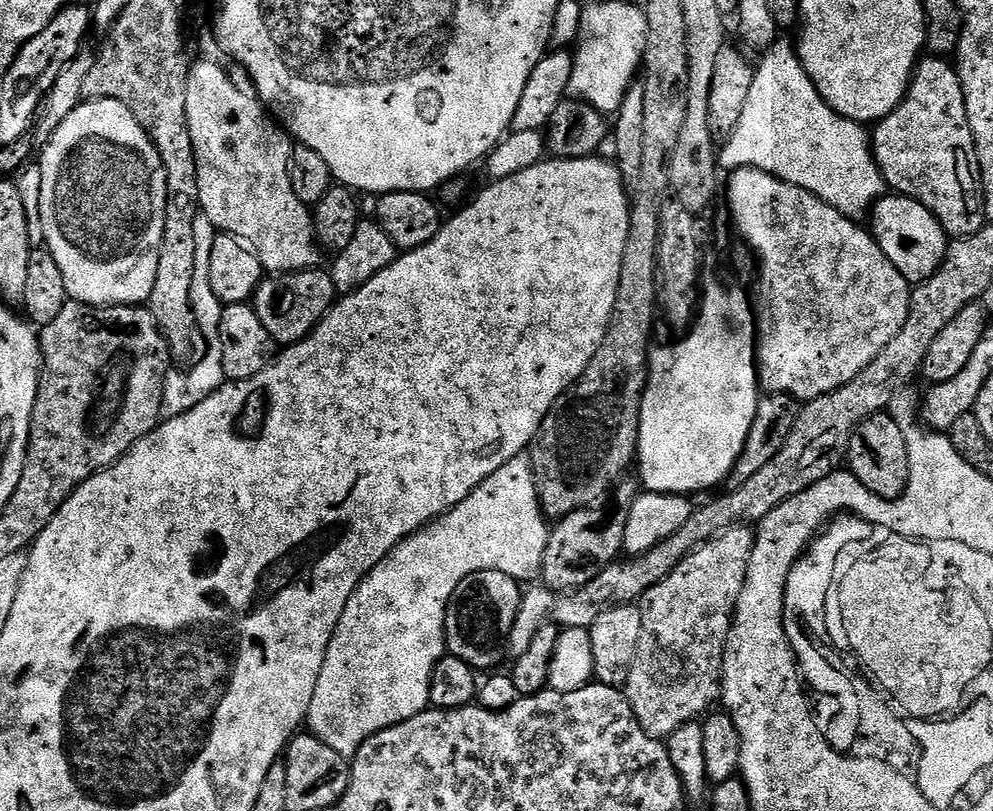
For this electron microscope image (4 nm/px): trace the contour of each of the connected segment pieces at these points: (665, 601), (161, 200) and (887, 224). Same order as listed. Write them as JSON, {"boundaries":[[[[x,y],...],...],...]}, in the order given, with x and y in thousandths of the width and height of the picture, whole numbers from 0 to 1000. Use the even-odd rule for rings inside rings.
{"boundaries":[[[[746,649],[731,654],[725,661],[721,661],[715,668],[708,671],[703,678],[699,678],[699,683],[695,683],[695,688],[691,688],[671,713],[667,713],[667,718],[663,718],[663,723],[651,727],[651,732],[645,736],[642,748],[647,757],[647,787],[642,787],[642,806],[638,806],[638,821],[634,826],[634,836],[626,852],[632,859],[634,871],[642,885],[647,900],[651,900],[651,905],[662,910],[675,909],[679,905],[679,900],[683,900],[687,894],[704,889],[718,872],[716,868],[720,863],[722,867],[726,862],[729,842],[729,798],[737,776],[737,758],[741,755],[741,744],[747,732],[747,723],[751,718],[751,708],[755,698],[755,683],[760,672],[761,657],[756,650]]],[[[85,123],[54,160],[48,178],[43,179],[44,187],[38,194],[38,201],[42,210],[42,244],[40,245],[40,268],[42,269],[42,284],[44,285],[44,300],[50,313],[54,313],[54,323],[58,323],[58,333],[62,333],[62,348],[66,348],[66,358],[69,366],[78,375],[93,375],[97,380],[107,380],[118,375],[144,376],[151,367],[155,358],[155,338],[159,338],[159,313],[163,303],[163,284],[165,282],[165,260],[169,250],[169,226],[167,212],[163,205],[163,195],[155,180],[153,171],[147,165],[147,160],[123,131],[123,126],[114,123]]],[[[891,239],[882,248],[877,271],[876,281],[886,307],[892,313],[892,318],[896,318],[896,323],[900,323],[915,351],[926,350],[946,333],[951,314],[955,311],[957,292],[945,269],[941,269],[941,264],[933,259],[933,254],[928,254],[928,249],[905,239]]]]}

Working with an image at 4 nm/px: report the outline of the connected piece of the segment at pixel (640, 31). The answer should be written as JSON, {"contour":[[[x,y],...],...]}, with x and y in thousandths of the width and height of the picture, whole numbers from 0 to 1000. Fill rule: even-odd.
{"contour":[[[592,5],[586,17],[584,42],[578,55],[576,95],[572,102],[572,118],[587,123],[595,133],[609,141],[619,141],[630,121],[630,111],[637,104],[648,78],[651,54],[651,22],[648,11],[636,5]]]}

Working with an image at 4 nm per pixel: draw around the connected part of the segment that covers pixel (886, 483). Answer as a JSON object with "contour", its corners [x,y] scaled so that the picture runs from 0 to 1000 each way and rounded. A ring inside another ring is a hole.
{"contour":[[[893,507],[883,513],[872,515],[862,527],[862,534],[854,544],[852,554],[852,577],[859,582],[884,614],[889,617],[903,617],[914,603],[916,589],[916,570],[913,565],[912,540],[904,525],[904,520]]]}

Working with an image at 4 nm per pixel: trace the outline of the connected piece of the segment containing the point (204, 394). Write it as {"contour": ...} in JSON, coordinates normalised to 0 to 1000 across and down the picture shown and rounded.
{"contour":[[[198,264],[195,269],[195,348],[191,353],[191,372],[197,393],[197,404],[201,408],[203,438],[192,450],[194,454],[190,456],[189,464],[170,462],[169,471],[165,476],[163,506],[161,507],[165,518],[179,515],[183,510],[195,506],[195,501],[199,501],[199,496],[211,491],[211,486],[219,483],[228,471],[224,451],[224,427],[222,425],[222,398],[227,376],[223,375],[211,358],[211,308],[216,305],[218,290],[220,287],[211,274],[211,269]]]}

